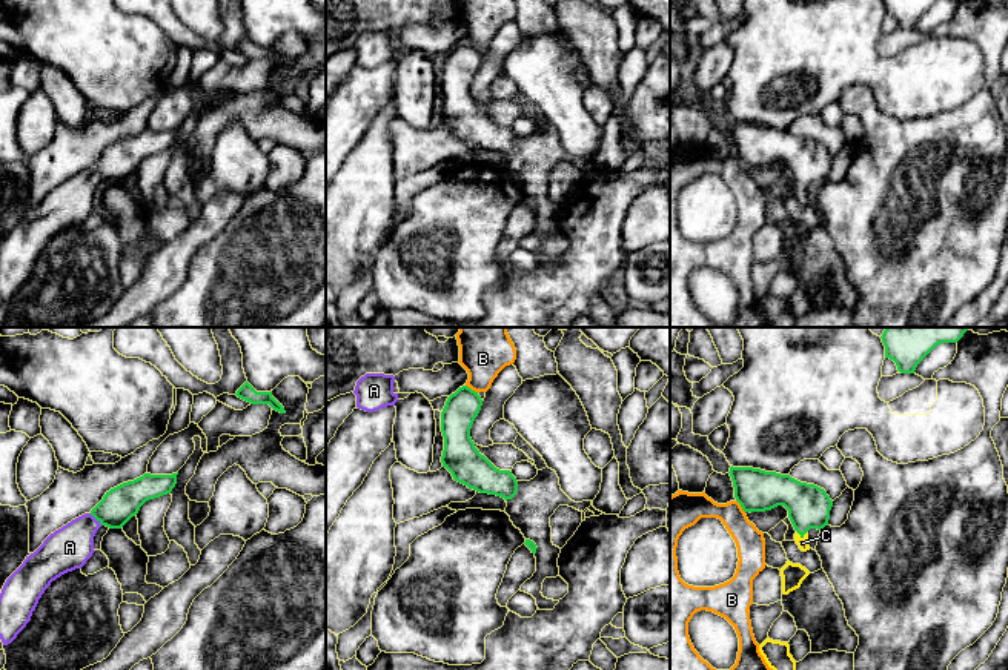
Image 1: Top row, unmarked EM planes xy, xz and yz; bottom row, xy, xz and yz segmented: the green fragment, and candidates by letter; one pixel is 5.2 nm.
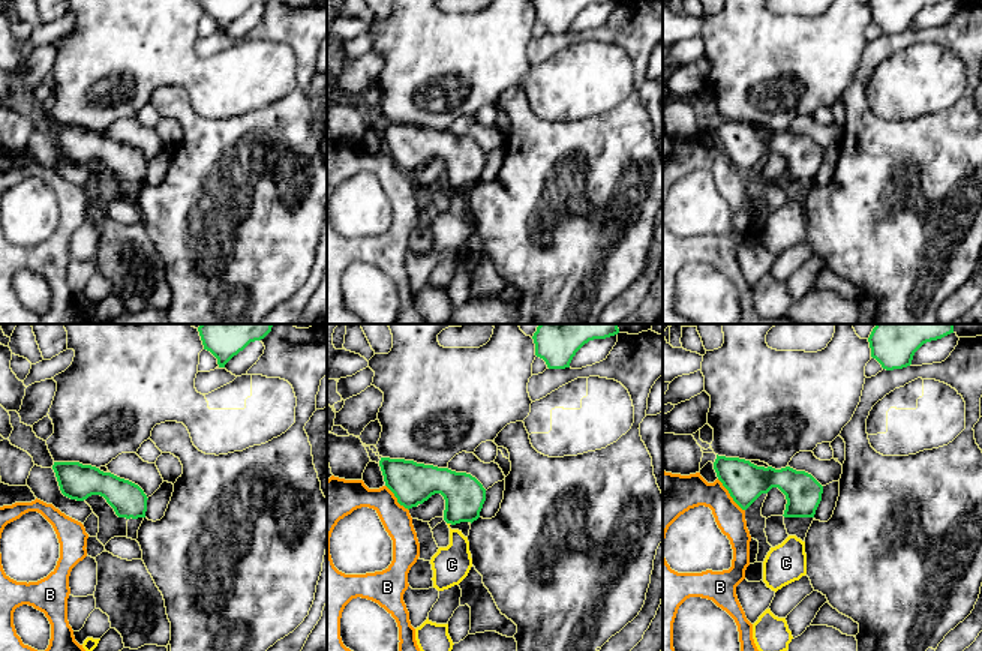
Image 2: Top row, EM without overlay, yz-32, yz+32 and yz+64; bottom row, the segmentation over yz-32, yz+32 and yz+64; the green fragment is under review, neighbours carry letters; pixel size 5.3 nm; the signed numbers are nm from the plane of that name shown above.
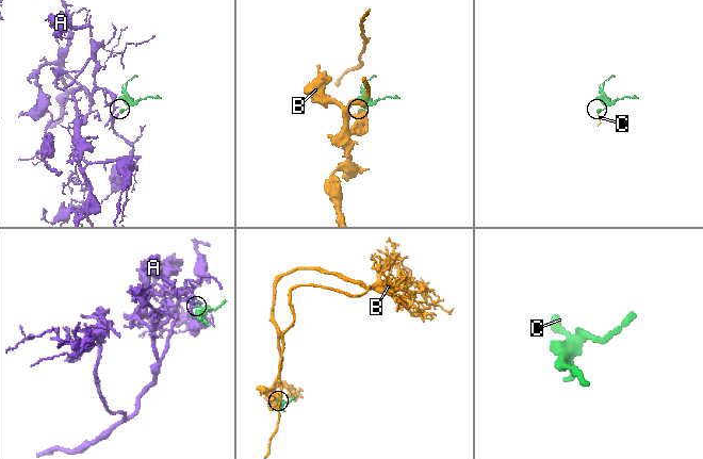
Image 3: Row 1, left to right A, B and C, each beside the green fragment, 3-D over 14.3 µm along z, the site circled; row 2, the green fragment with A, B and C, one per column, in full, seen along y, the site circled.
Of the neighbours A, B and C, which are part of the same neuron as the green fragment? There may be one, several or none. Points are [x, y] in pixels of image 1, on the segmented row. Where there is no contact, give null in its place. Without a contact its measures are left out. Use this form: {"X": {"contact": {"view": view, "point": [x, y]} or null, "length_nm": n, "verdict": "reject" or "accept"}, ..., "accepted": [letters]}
{"A": {"contact": {"view": "xy", "point": [96, 518]}, "length_nm": 90, "verdict": "accept"}, "B": {"contact": {"view": "xz", "point": [470, 389]}, "length_nm": 80, "verdict": "reject"}, "C": {"contact": {"view": "yz", "point": [801, 535]}, "length_nm": 60, "verdict": "accept"}, "accepted": ["A", "C"]}

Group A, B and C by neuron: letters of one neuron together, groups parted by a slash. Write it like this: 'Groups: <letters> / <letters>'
Groups: A C / B

